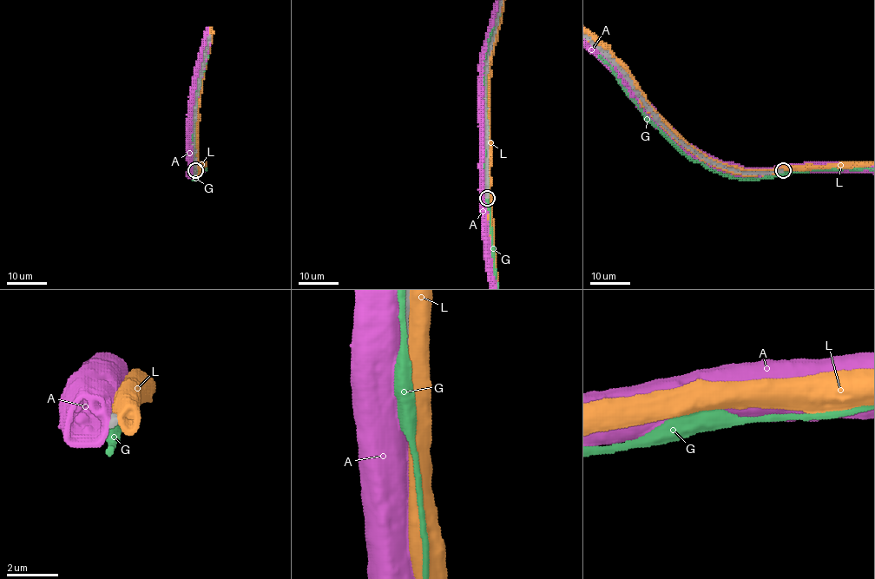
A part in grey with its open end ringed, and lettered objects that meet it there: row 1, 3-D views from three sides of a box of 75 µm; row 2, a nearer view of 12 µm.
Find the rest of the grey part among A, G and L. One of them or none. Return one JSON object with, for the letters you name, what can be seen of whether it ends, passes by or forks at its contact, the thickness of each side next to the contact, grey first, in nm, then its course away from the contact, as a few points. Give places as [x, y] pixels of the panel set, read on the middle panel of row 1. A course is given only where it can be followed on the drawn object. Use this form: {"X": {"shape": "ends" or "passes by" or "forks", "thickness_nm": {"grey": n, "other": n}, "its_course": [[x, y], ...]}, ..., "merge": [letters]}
{"merge": []}

